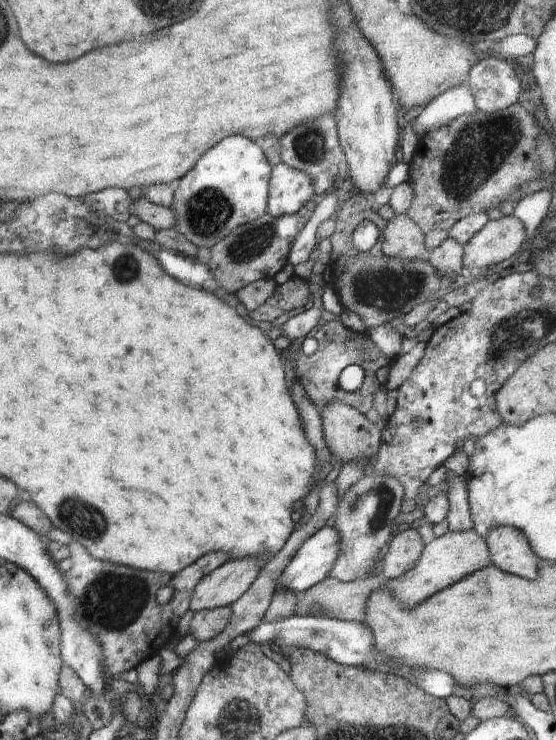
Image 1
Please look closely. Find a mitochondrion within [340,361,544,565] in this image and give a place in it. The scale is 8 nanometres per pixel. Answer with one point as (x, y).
(383, 496)

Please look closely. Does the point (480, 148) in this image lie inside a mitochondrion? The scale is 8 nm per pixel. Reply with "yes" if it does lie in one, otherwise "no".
yes

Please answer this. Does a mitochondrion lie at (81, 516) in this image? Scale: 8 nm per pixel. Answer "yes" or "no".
yes

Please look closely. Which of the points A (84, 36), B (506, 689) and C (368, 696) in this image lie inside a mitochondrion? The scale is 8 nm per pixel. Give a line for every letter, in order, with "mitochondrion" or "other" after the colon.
A: other
B: other
C: other

